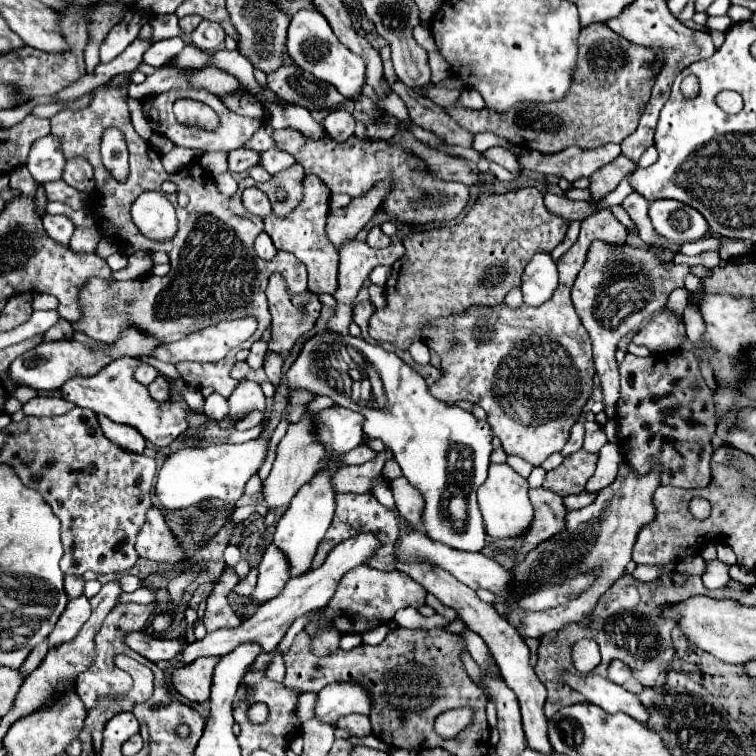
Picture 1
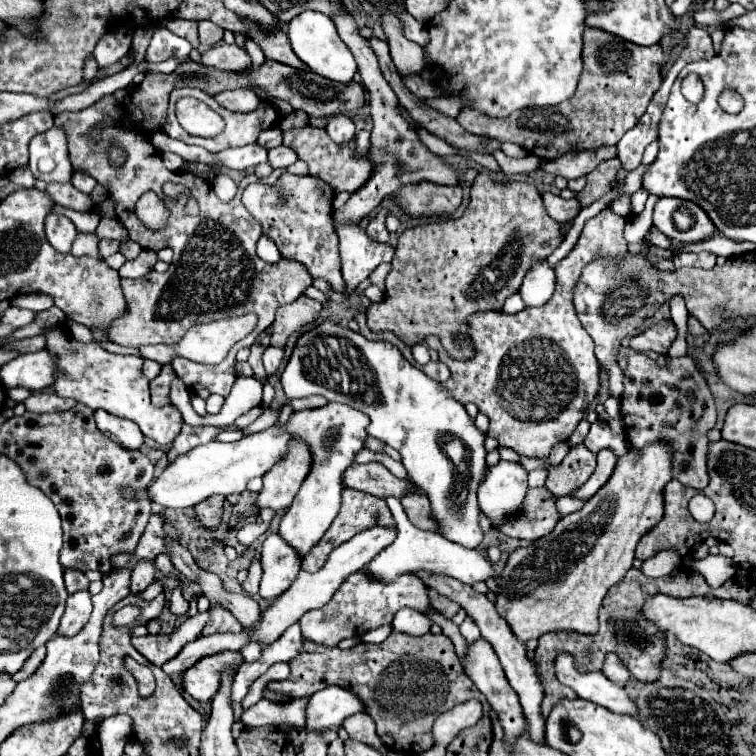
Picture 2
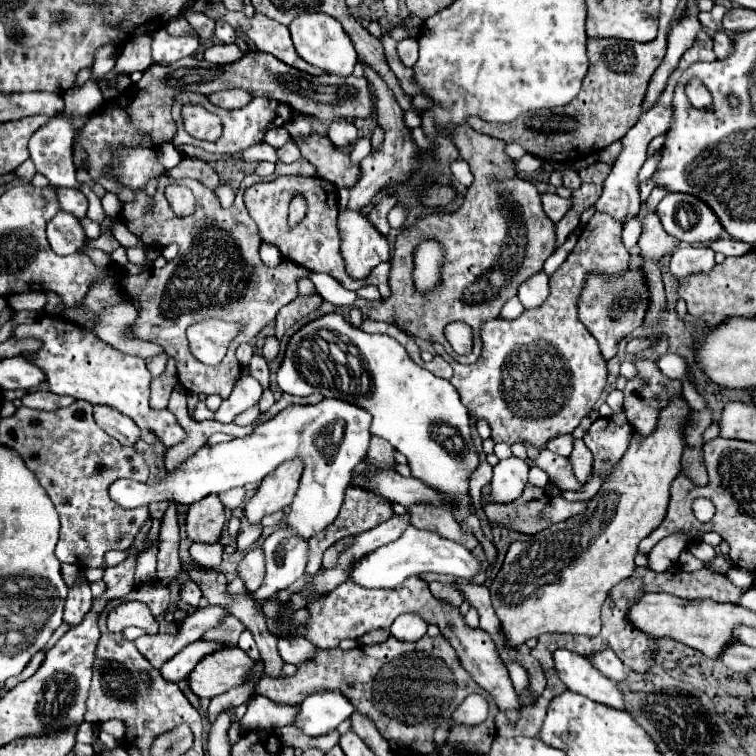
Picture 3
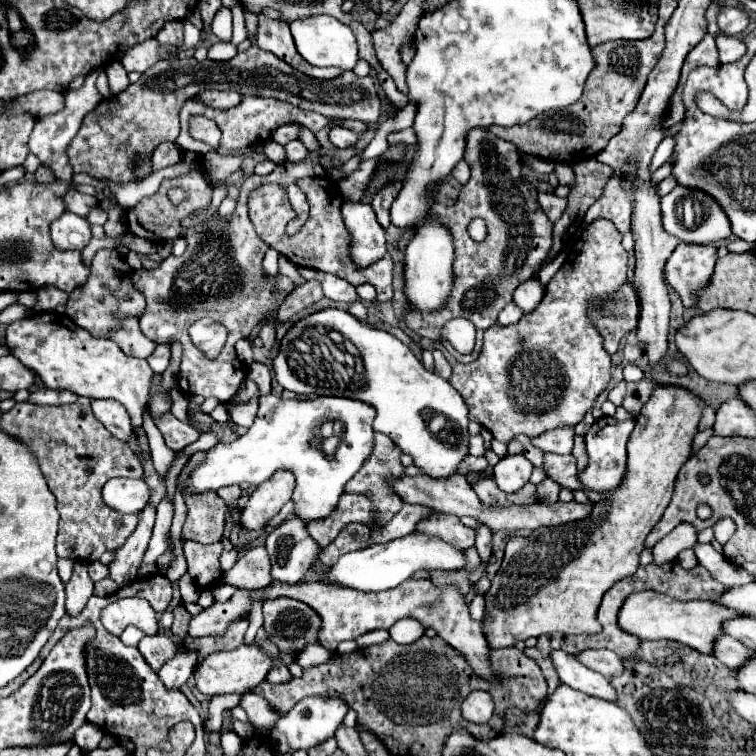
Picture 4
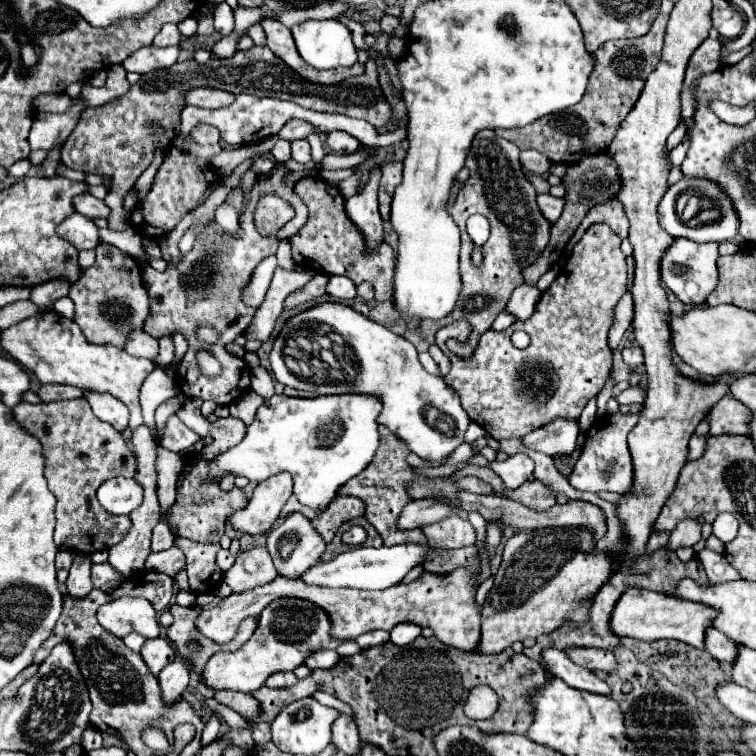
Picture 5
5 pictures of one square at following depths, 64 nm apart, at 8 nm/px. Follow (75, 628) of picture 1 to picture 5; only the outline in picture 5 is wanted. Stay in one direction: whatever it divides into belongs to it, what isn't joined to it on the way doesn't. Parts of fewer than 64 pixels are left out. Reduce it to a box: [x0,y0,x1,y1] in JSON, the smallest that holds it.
[66,554,92,600]

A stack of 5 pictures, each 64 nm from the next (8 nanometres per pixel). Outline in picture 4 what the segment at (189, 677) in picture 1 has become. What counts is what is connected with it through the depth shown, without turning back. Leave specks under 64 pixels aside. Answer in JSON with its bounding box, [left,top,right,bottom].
[194,644,272,696]

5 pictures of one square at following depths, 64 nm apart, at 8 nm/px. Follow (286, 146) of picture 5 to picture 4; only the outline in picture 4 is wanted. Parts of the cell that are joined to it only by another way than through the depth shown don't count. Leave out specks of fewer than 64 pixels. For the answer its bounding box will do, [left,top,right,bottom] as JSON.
[262,142,286,164]

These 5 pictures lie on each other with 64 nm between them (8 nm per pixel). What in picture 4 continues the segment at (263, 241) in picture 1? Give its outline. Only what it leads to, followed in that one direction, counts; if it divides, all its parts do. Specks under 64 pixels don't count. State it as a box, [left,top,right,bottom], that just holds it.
[264,248,278,274]

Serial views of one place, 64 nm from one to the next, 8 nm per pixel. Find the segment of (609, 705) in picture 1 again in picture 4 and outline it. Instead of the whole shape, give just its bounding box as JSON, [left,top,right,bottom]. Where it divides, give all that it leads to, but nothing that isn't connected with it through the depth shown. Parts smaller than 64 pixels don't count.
[550,650,616,702]

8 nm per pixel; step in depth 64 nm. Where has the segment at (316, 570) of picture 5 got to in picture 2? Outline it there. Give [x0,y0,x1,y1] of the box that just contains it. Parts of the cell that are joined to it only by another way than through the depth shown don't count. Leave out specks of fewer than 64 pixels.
[364,496,496,584]

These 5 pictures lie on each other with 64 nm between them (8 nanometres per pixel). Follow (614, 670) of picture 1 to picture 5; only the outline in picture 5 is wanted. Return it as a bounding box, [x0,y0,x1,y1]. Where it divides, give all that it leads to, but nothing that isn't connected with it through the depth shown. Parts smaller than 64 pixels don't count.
[566,648,616,674]

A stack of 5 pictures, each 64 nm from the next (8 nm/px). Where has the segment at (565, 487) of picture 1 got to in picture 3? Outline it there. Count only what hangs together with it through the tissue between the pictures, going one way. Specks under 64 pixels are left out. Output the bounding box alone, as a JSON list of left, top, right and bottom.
[568,439,592,484]

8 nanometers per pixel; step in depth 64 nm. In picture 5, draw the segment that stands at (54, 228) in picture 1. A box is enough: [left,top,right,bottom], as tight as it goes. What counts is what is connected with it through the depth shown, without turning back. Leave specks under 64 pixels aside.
[56,212,100,250]

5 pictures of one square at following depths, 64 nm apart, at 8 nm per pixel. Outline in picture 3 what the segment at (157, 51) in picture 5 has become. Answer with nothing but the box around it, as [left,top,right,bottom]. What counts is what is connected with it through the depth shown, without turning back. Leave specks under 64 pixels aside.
[96,34,152,83]

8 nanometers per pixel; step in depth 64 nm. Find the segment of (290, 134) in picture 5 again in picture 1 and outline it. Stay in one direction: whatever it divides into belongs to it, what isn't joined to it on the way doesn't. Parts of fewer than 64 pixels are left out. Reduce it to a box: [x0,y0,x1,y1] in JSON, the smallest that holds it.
[242,126,274,152]

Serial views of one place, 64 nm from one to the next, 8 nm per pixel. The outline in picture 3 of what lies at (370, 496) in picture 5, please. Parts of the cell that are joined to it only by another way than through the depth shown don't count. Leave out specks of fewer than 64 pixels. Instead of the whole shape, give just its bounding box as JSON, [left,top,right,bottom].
[368,438,394,468]

